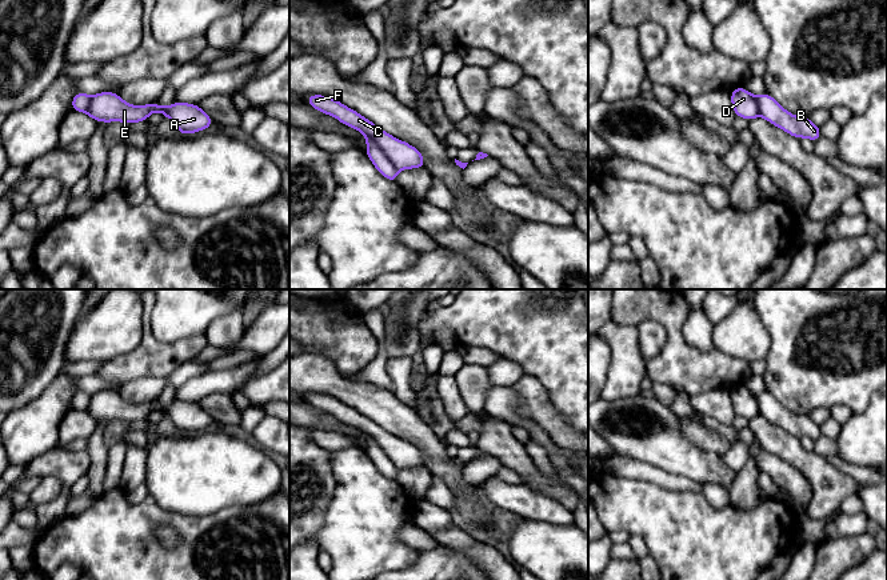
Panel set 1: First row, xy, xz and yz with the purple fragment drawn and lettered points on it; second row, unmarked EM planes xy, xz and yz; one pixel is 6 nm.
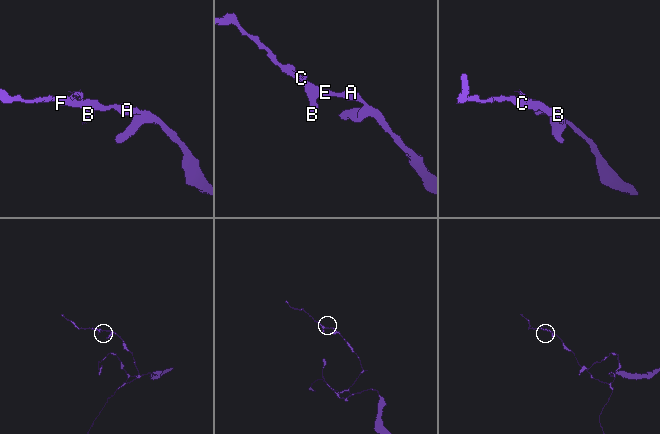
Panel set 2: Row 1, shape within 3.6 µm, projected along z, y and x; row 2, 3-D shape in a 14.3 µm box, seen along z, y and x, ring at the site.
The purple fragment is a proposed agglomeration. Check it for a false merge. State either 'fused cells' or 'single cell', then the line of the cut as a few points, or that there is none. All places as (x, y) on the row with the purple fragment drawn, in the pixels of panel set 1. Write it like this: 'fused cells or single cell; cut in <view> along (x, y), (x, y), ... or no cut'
fused cells; cut in xz along (363, 132), (375, 142), (398, 170)

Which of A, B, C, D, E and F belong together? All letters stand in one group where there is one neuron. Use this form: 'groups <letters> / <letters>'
groups A C D E F / B

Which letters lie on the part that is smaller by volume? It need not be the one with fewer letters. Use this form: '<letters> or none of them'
B

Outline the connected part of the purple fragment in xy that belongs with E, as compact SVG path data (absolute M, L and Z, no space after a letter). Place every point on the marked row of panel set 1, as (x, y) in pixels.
M111 91L91 96L87 115L96 123L112 123L117 120L131 124L148 120L148 116L153 112L160 112L168 117L180 135L204 131L215 123L197 104L176 101L169 107L163 107L156 101L148 105L131 105Z

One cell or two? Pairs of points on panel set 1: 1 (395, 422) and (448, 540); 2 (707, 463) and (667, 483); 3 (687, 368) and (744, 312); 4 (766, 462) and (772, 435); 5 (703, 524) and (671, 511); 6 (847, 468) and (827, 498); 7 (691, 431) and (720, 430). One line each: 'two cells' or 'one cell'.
1: two cells
2: two cells
3: two cells
4: two cells
5: one cell
6: two cells
7: two cells

